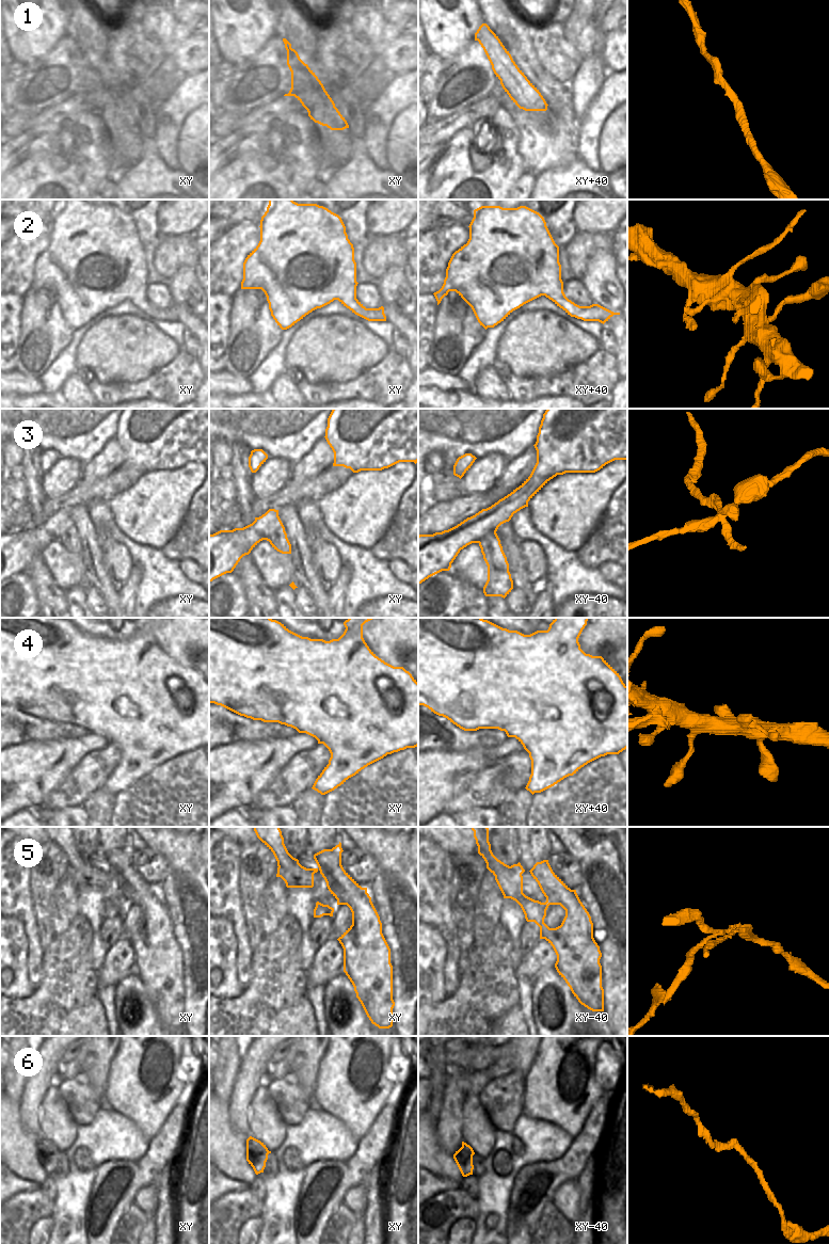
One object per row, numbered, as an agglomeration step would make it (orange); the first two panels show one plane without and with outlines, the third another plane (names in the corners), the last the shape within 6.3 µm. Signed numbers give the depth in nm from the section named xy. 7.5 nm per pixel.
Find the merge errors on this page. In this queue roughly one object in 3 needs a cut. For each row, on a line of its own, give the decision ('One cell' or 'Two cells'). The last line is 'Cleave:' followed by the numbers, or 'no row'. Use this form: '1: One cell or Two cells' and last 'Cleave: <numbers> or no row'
1: One cell
2: One cell
3: Two cells
4: One cell
5: Two cells
6: One cell
Cleave: 3, 5

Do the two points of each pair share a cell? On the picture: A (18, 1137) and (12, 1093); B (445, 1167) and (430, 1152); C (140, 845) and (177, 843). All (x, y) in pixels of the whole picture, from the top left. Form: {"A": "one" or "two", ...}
{"A": "two", "B": "one", "C": "two"}

